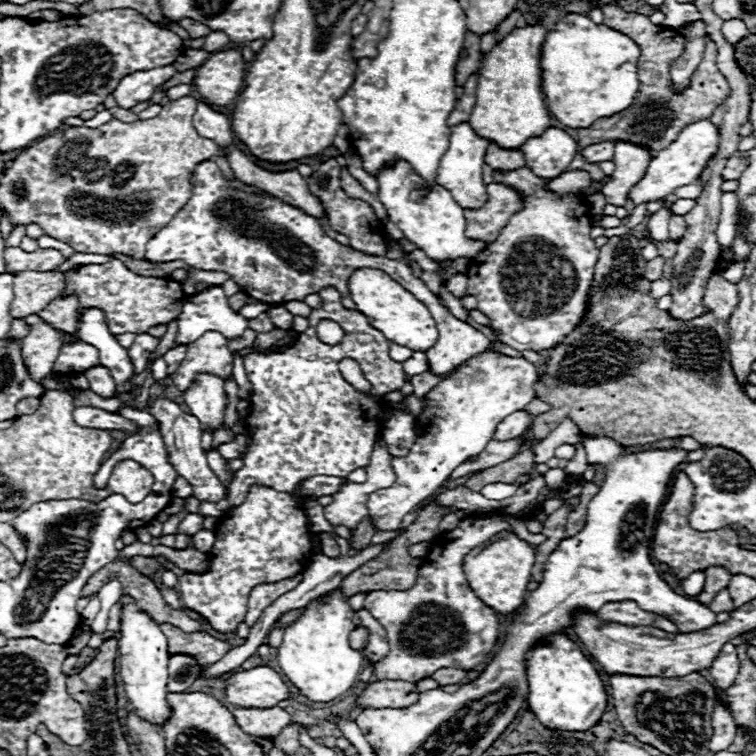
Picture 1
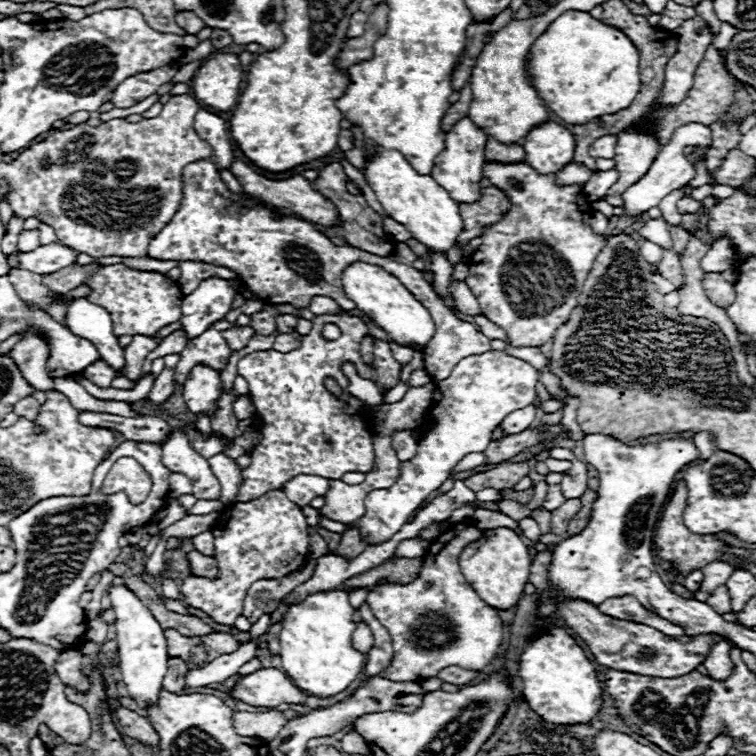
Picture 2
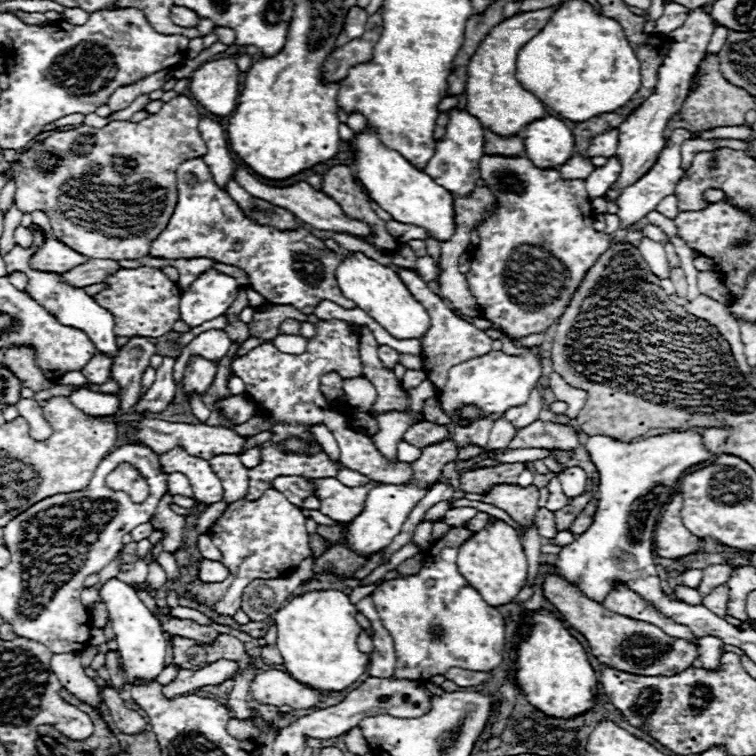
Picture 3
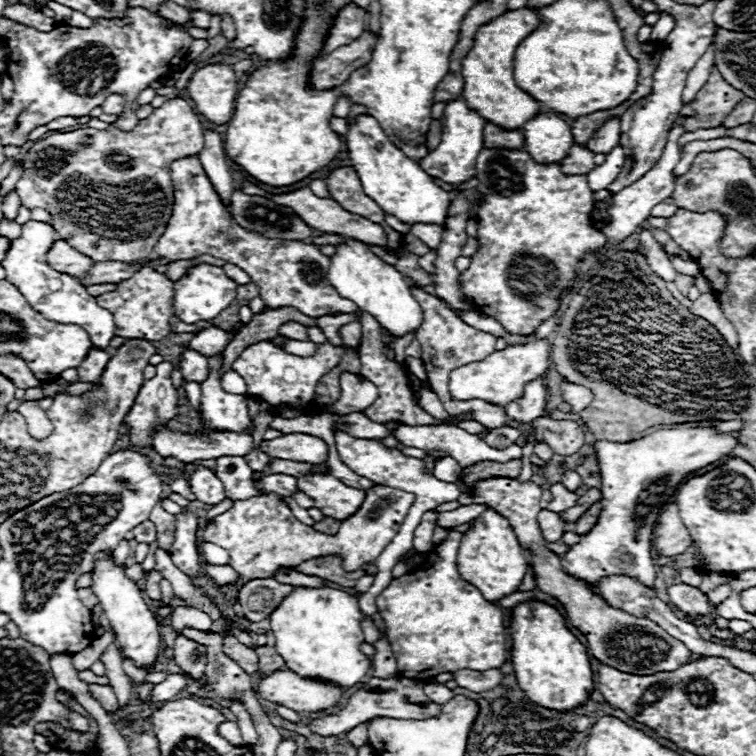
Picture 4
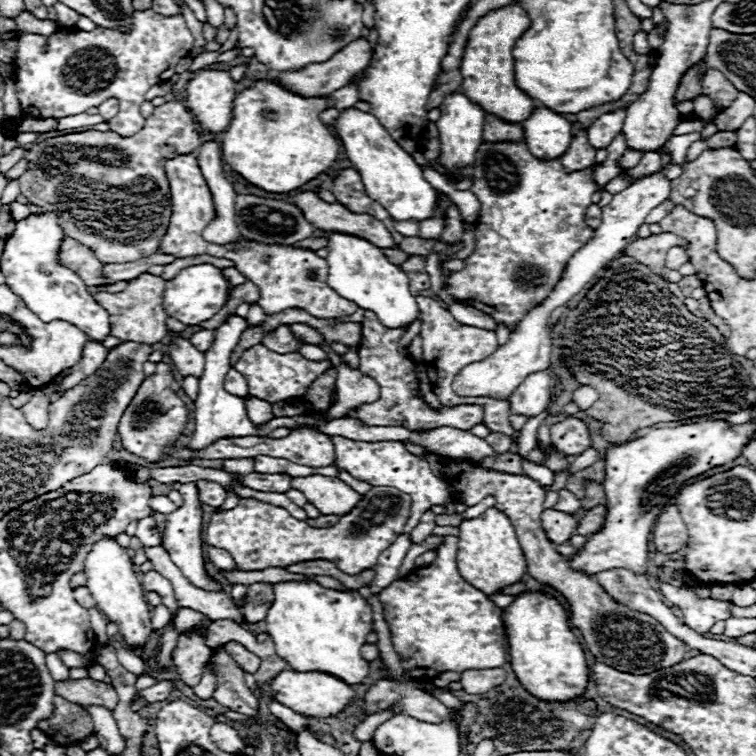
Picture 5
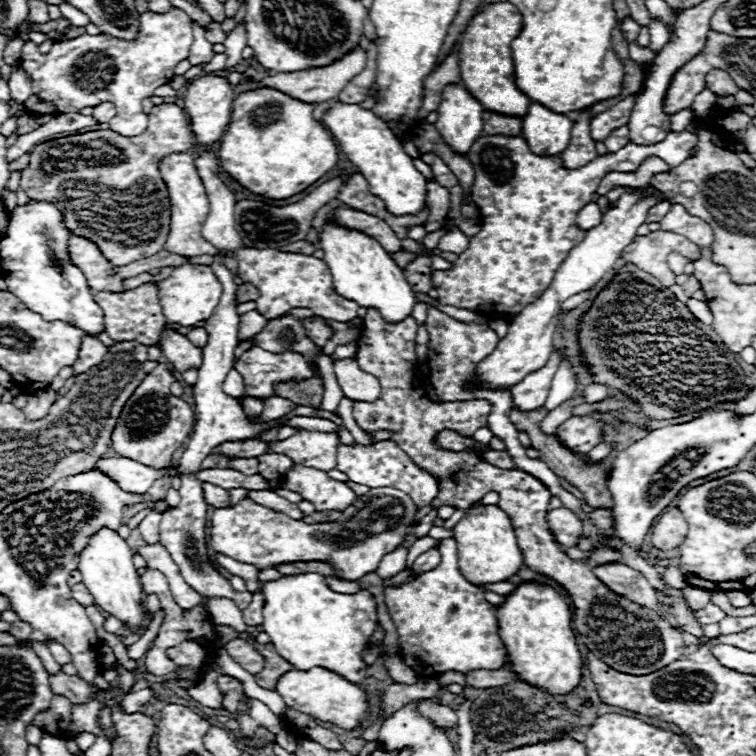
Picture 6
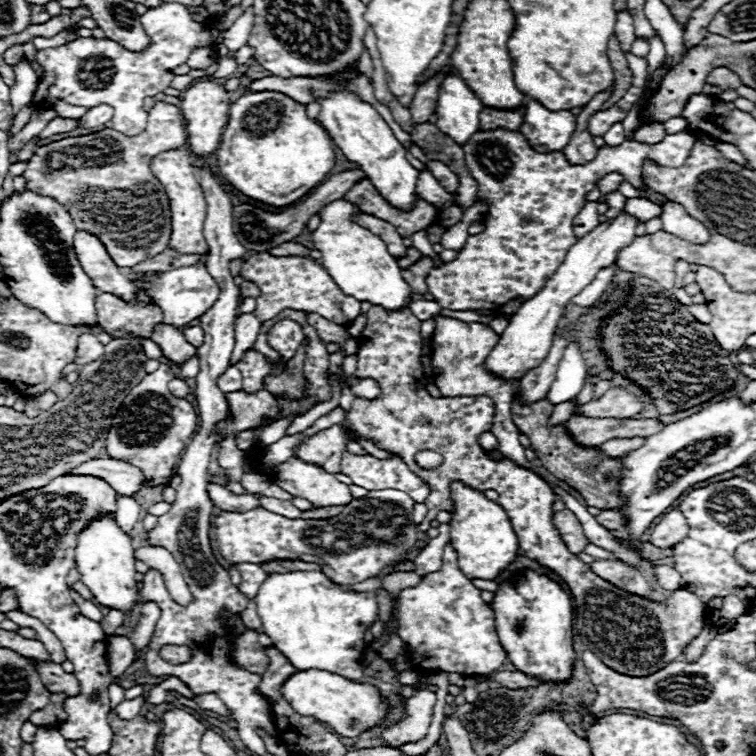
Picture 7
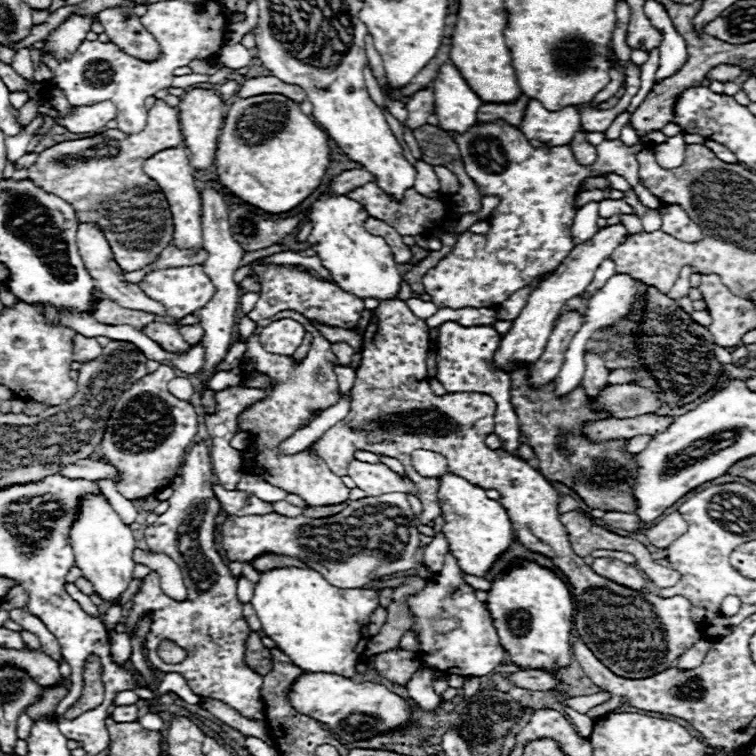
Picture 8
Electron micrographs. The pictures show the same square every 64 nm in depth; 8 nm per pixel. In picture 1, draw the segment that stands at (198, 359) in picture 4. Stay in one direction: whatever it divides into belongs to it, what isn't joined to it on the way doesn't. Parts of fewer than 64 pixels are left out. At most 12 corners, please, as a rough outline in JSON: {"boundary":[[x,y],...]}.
{"boundary":[[198,374],[184,402],[202,430],[224,426],[224,380]]}

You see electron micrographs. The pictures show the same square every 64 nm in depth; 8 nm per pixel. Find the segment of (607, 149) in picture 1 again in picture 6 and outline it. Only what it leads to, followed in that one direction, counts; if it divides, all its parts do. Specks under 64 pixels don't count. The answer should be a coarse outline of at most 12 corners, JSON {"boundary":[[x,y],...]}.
{"boundary":[[634,96],[590,122],[594,142],[628,124]]}

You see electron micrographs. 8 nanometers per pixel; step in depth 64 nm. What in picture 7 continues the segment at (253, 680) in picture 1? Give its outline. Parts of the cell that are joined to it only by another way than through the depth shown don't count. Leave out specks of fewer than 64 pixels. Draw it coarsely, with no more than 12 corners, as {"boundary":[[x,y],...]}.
{"boundary":[[294,672],[282,696],[354,738],[388,710],[376,686]]}

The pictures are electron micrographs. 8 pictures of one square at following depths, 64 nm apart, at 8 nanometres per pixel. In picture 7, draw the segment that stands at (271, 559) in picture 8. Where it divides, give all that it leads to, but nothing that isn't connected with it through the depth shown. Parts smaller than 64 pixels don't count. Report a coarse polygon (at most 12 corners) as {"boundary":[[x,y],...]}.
{"boundary":[[274,560],[262,564],[264,572],[322,570],[320,564],[302,560]]}

